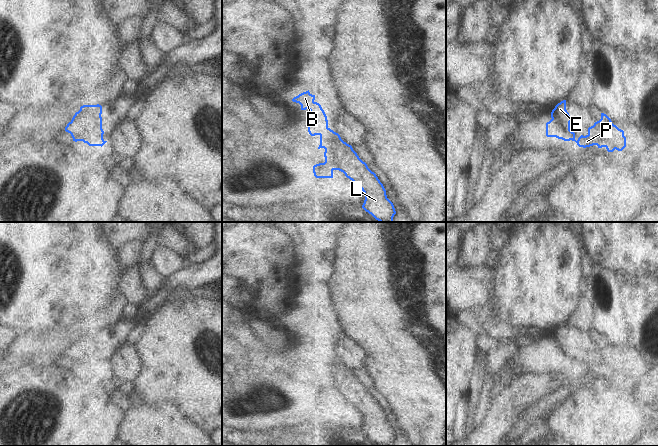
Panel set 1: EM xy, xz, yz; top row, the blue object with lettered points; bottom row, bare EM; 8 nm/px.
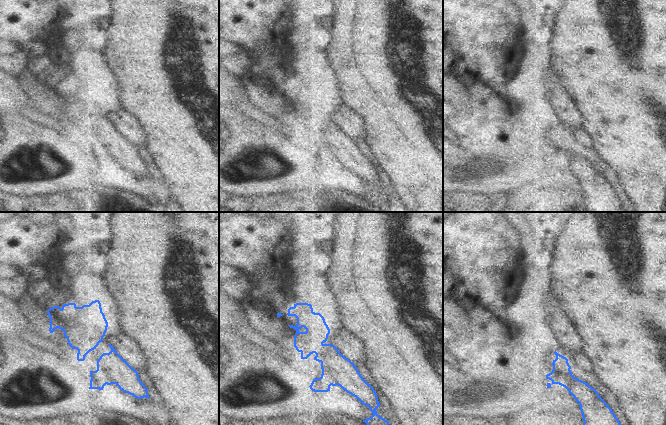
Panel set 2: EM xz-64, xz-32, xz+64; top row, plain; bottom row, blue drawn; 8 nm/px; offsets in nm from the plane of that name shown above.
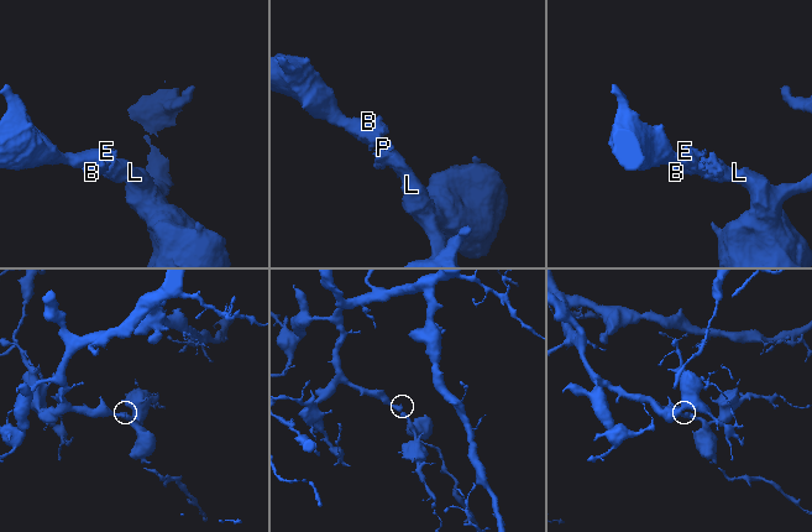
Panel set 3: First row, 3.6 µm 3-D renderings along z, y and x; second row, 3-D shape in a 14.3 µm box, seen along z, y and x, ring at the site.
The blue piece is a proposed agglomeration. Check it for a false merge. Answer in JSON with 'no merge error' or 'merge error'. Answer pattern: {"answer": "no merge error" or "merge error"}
{"answer": "no merge error"}

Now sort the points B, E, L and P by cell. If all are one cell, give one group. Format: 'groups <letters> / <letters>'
groups B E L P

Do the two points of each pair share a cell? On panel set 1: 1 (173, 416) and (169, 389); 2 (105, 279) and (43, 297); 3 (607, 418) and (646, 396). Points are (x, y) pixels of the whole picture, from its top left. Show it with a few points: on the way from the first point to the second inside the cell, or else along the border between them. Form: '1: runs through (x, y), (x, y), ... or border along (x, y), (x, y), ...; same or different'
1: border along (148, 404), (175, 403), (190, 416); different
2: runs through (90, 279), (61, 279), (58, 282); same
3: border along (627, 380), (627, 390), (647, 410); different

